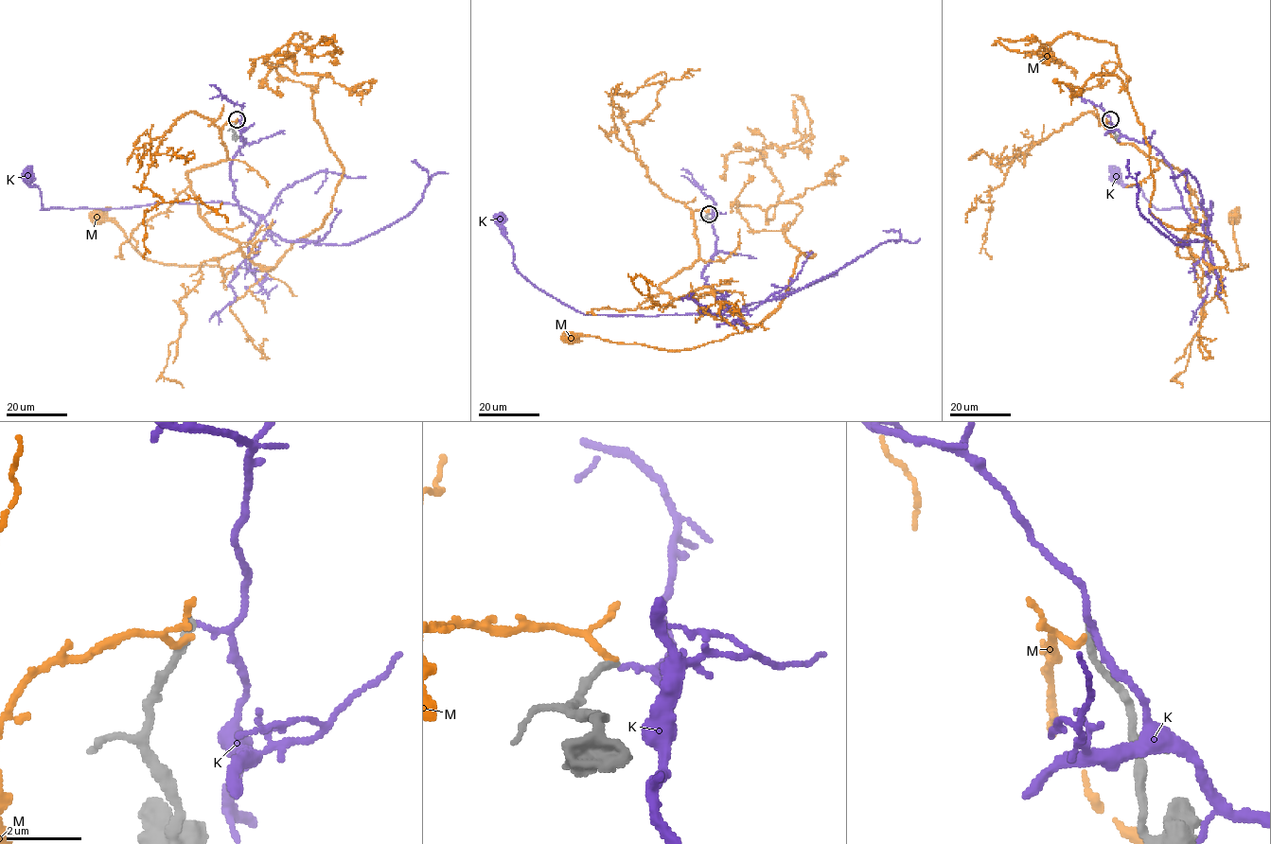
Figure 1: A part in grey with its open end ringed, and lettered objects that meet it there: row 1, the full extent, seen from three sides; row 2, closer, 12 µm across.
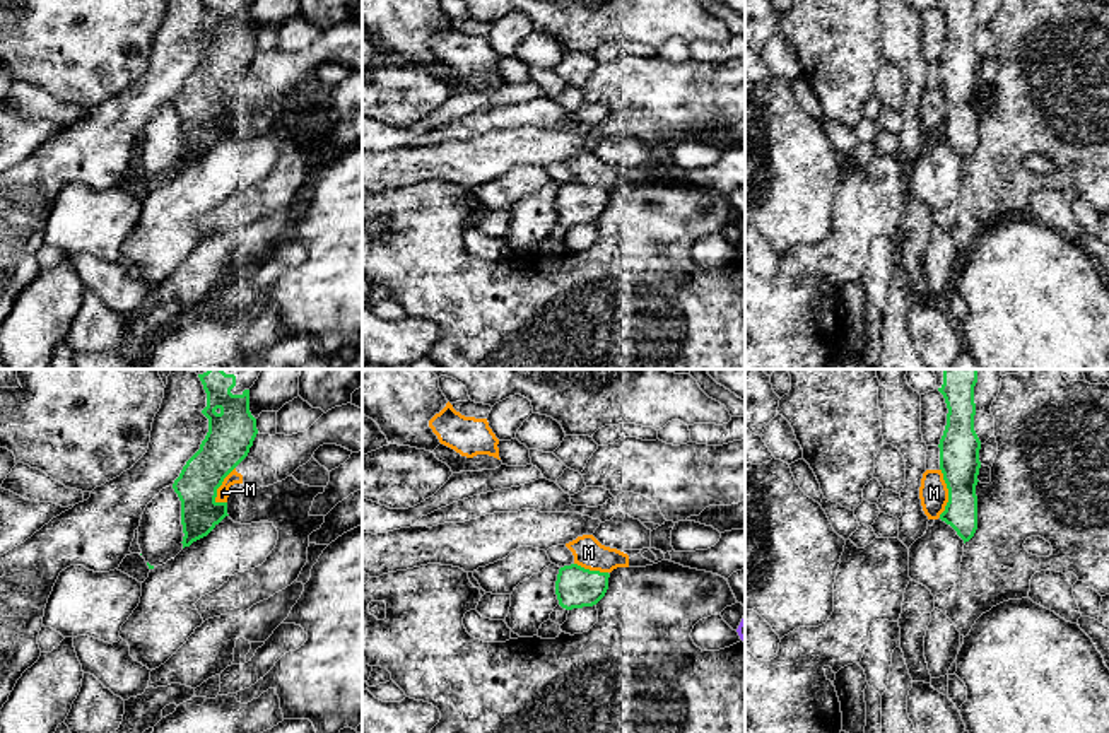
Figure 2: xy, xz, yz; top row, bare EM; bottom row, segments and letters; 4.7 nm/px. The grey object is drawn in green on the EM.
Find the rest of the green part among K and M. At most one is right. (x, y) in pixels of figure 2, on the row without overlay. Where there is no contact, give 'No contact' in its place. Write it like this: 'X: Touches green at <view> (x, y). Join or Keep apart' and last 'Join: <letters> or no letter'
K: No contact. Keep apart
M: Touches green at yz (949, 110). Keep apart
Join: no letter

